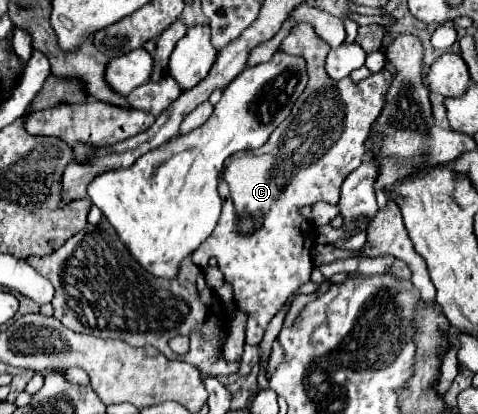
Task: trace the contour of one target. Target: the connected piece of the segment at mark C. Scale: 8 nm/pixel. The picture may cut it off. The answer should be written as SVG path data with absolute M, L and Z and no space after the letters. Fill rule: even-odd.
M297 24L281 42L281 50L305 58L309 84L301 98L295 102L291 116L281 122L269 142L249 156L231 156L225 172L219 178L219 196L223 202L221 218L211 236L191 254L199 268L207 268L211 256L217 258L225 282L233 288L233 300L241 312L247 314L245 344L257 346L263 332L283 302L303 284L311 274L311 248L315 232L299 210L315 202L339 202L339 186L359 168L365 154L365 140L371 132L391 72L381 70L363 82L355 84L351 78L339 82L331 80L325 72L325 58L329 44L323 42L311 24Z

